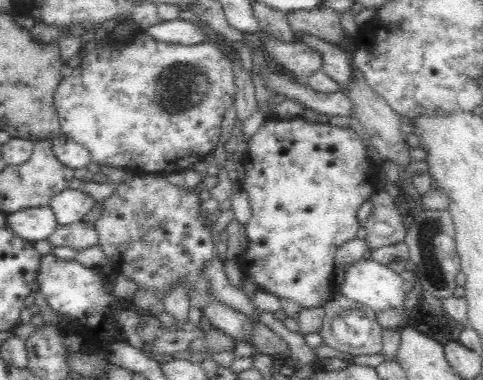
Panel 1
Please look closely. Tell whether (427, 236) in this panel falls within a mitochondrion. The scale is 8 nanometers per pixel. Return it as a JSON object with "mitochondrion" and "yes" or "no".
{"mitochondrion":"yes"}

